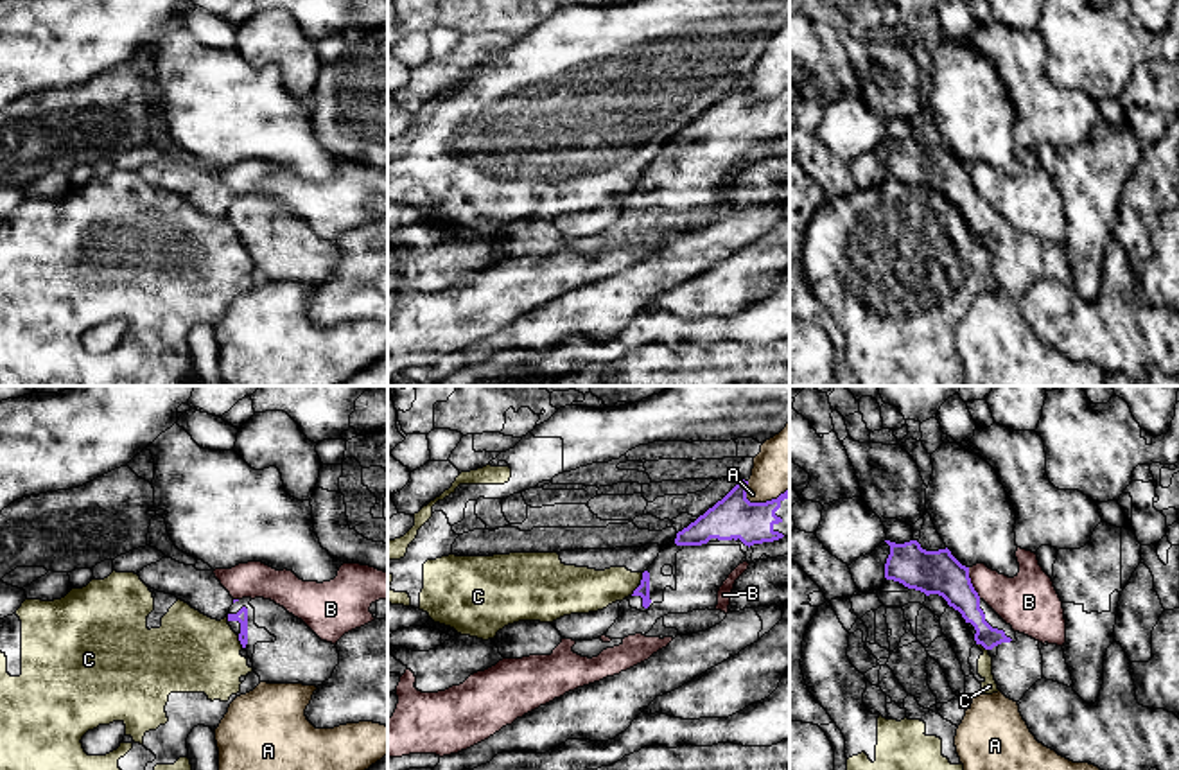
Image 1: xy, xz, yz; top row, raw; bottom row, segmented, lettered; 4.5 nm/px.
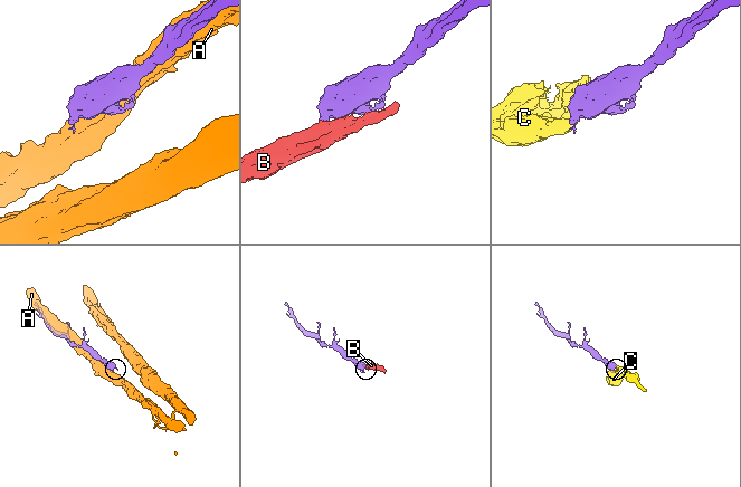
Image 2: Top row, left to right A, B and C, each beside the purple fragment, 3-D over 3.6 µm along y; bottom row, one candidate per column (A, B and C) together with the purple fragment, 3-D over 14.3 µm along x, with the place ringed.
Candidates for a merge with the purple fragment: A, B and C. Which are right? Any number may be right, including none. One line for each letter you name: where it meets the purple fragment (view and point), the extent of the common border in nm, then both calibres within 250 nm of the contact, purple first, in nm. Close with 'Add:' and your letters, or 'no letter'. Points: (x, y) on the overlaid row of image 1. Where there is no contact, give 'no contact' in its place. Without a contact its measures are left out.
Add: no letter

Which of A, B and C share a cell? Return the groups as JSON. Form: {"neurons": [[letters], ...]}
{"neurons": [["A"], ["B"], ["C"]]}

